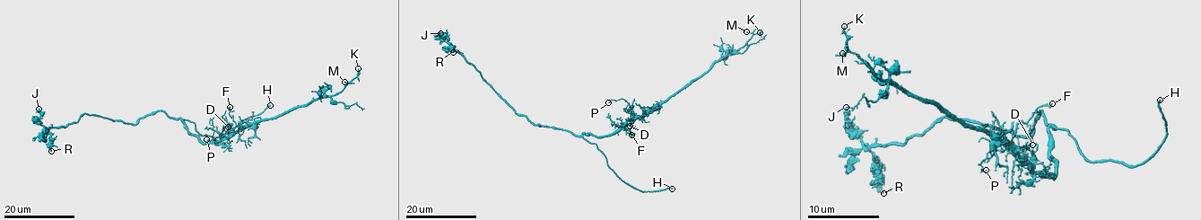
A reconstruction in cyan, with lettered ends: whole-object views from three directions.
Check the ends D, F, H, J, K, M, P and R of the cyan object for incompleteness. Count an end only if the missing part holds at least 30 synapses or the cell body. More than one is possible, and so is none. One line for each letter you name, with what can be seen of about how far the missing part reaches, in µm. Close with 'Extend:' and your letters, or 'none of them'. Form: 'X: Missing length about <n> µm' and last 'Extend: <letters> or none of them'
H: Missing length about 10 µm
Extend: H

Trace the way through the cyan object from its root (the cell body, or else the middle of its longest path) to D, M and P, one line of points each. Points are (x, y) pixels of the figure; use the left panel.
D: (192, 134), (203, 142), (218, 142), (227, 136), (228, 127)
M: (192, 134), (203, 142), (218, 142), (245, 127), (277, 118), (314, 100), (335, 95), (351, 82), (344, 82)
P: (192, 134), (203, 142), (218, 142), (234, 131), (230, 129), (221, 136), (206, 139)

